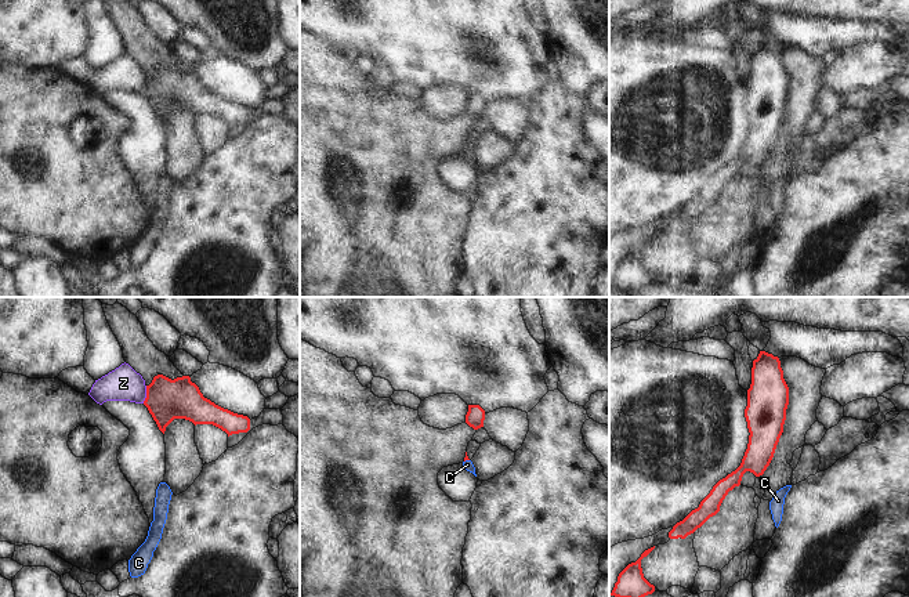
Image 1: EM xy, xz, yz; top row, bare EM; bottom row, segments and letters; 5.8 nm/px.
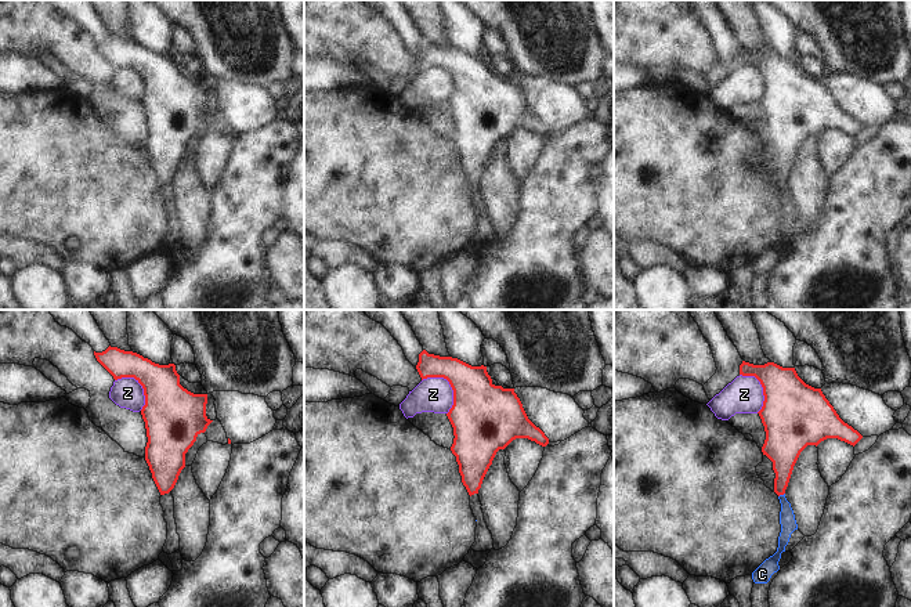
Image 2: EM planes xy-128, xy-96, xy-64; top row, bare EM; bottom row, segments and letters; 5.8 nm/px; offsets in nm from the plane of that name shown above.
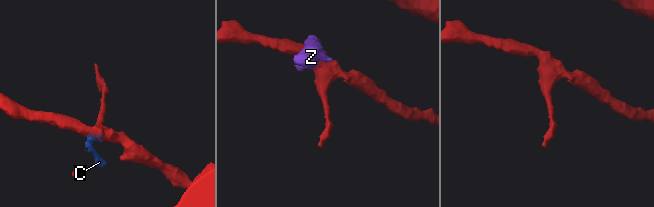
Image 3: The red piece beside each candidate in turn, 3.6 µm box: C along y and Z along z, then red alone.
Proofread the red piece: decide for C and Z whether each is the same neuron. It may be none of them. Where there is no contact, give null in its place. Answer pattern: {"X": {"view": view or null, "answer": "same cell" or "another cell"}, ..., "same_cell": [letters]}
{"C": {"view": "xz", "answer": "same cell"}, "Z": {"view": "xy", "answer": "another cell"}, "same_cell": ["C"]}

